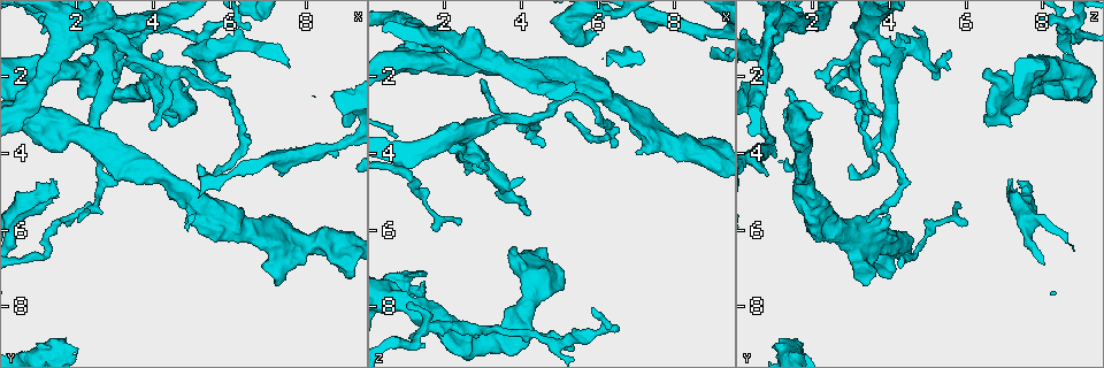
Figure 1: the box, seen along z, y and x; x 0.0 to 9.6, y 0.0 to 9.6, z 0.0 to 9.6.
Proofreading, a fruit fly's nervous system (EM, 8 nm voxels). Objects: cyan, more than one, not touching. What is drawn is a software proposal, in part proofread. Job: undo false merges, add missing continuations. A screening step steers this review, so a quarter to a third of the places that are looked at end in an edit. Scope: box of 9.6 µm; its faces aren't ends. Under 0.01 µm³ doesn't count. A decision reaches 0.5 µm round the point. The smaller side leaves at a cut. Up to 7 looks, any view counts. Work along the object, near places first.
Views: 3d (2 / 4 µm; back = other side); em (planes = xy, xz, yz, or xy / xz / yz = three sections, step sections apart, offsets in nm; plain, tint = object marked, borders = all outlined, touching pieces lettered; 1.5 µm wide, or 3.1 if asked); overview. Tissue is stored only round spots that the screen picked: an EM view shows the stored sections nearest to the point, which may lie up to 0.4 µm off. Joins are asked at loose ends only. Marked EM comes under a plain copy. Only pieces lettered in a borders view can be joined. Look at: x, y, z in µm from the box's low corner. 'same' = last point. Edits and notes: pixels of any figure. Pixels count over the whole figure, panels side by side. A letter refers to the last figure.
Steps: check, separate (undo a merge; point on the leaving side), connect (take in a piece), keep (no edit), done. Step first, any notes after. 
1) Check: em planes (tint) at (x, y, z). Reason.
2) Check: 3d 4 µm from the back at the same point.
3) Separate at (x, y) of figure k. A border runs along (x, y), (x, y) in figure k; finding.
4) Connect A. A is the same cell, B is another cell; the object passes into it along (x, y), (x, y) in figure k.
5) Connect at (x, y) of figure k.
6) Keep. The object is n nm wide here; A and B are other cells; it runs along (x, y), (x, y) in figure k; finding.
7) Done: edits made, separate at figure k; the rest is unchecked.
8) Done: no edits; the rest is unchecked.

Check: 3d 2 µm at (7.10, 5.65, 4.05). Thick end.

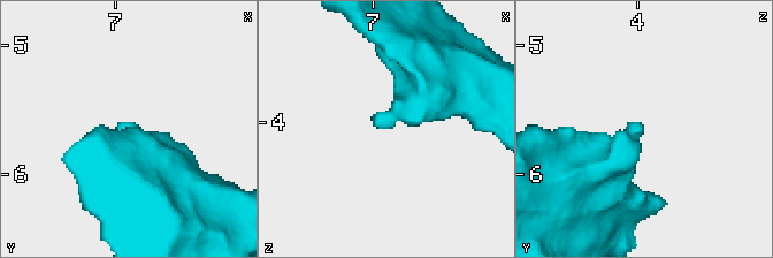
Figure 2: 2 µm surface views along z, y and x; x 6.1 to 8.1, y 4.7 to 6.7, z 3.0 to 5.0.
Check: em planes (borders) at (7.06, 5.62, 4.06). Shape alone is not enough.

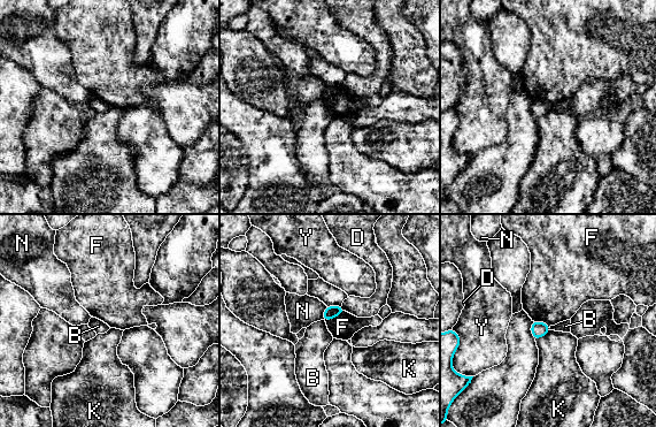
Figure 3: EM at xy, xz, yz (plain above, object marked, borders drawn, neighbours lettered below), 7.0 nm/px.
Keep. B, D, F, K, N and Y are other cells; a border runs along (345, 311), (325, 321) in figure 3; no lettered piece goes on from it.

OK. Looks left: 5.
Check: 3d 2 µm from the back at (5.90, 2.05, 0.85). An open end.

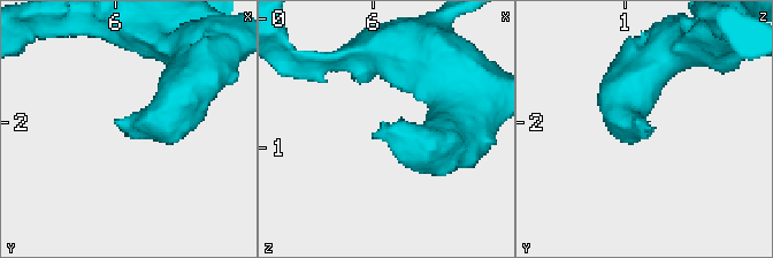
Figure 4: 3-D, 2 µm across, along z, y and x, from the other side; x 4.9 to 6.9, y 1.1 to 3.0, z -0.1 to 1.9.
Check: em planes (borders) at (5.96, 2.04, 0.88).

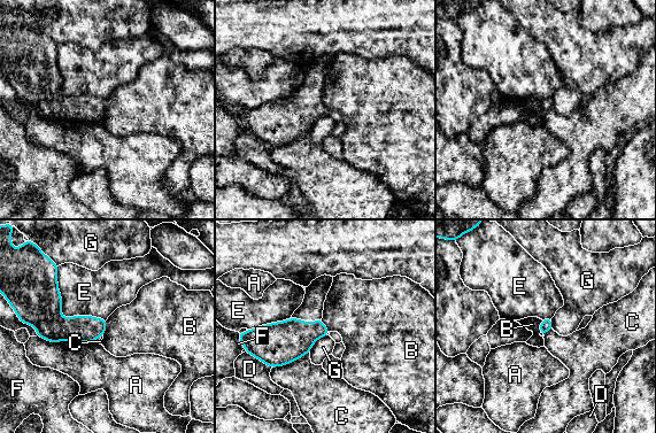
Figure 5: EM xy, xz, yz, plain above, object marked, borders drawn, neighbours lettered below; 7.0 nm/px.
Keep. A, B, C, D, E, F and G are other cells; a border runs along (107, 319), (107, 326), (102, 335) in figure 5; no lettered piece goes on from it.

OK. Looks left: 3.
Check: 3d 2 µm at (1.25, 3.90, 1.55). Free end.

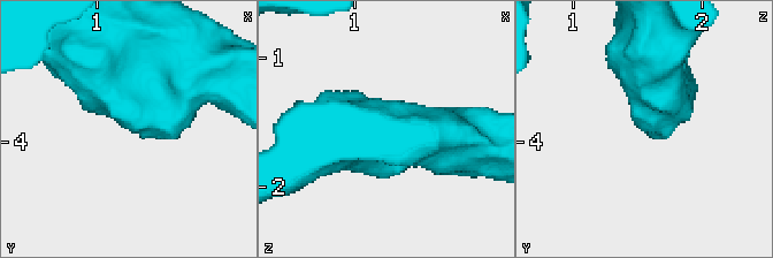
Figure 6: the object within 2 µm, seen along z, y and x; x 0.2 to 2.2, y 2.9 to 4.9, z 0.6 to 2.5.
Check: em xz step 8 (borders) at (1.24, 3.86, 1.52). Shape alone is not enough.

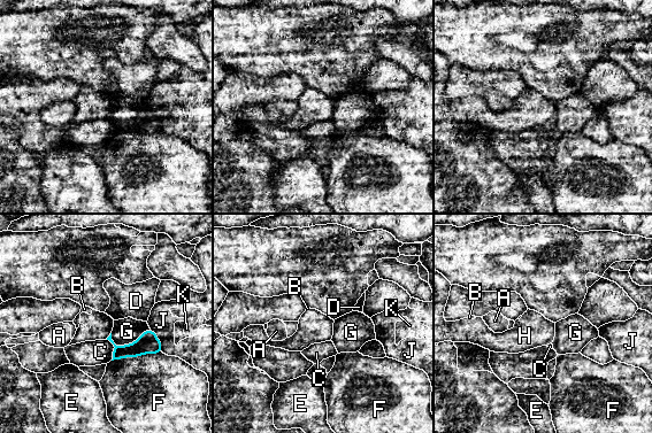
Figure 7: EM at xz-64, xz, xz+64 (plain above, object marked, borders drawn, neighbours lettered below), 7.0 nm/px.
Keep. A, B, C, D, E, F, G, H, J and K are other cells; a border runs along (110, 332), (106, 339) in figure 7; none of them fits.

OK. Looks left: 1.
Done: no edits; the rest is unchecked.

